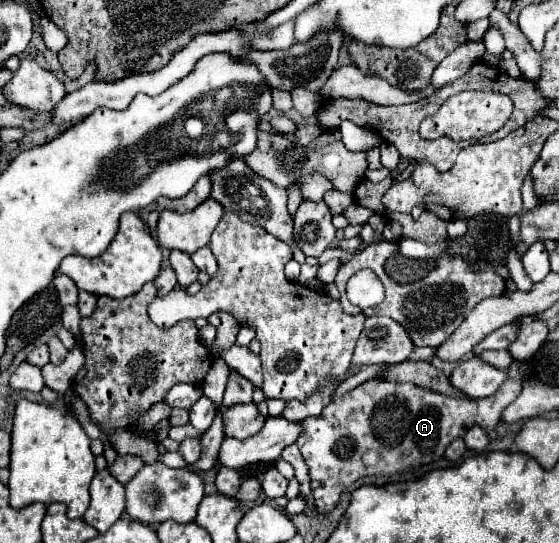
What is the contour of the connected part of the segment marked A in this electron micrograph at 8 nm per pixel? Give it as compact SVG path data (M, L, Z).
M371 379L351 389L347 395L337 397L325 407L325 411L319 417L303 419L301 423L303 433L297 439L297 447L309 467L311 491L315 497L317 511L319 513L333 511L339 501L339 495L359 477L395 475L399 471L407 471L409 467L419 467L419 465L441 459L445 453L445 447L453 439L463 437L465 431L473 425L479 425L489 433L499 423L501 411L511 401L515 401L519 393L521 393L521 381L515 381L515 379L507 379L495 395L485 397L485 399L451 399L441 393L417 387L413 383Z

